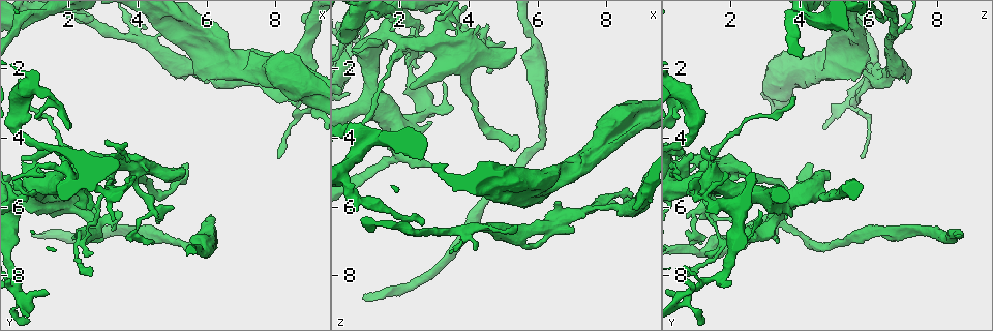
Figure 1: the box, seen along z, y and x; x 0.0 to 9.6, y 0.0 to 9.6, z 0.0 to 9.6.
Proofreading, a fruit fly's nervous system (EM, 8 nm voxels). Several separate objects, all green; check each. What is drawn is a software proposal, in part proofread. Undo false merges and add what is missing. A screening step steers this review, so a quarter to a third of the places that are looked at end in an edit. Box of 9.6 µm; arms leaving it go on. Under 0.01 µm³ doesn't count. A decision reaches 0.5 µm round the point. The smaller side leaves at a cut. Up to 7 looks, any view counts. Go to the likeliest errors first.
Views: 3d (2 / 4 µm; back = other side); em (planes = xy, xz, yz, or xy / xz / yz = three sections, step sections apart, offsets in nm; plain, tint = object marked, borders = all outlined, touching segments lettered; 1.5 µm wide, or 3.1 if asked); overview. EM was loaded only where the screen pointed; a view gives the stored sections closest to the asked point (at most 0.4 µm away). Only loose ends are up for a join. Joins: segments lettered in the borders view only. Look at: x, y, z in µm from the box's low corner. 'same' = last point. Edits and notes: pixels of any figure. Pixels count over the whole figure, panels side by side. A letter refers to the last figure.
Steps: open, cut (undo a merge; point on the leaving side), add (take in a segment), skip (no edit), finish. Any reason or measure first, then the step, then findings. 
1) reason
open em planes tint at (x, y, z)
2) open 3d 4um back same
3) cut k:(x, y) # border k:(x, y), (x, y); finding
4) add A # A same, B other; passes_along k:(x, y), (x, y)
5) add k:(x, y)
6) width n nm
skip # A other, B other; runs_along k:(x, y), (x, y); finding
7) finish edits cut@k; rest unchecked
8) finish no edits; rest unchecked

an open end
open 3d 2um at (1.00, 6.80, 8.60)

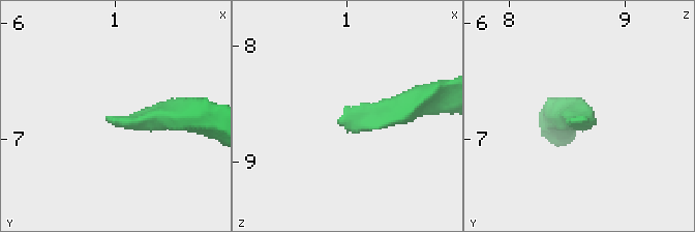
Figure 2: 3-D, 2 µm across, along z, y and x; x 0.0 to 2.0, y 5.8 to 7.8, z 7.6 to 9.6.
open em xy step 8 borders at (0.94, 6.84, 8.68)

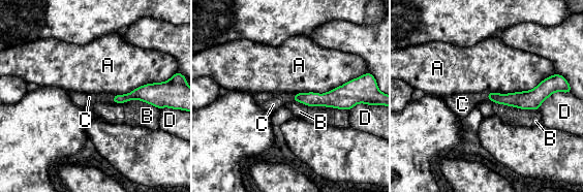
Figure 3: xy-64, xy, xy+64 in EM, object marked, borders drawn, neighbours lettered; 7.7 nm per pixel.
open em planes borders same

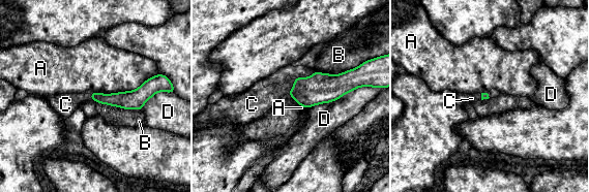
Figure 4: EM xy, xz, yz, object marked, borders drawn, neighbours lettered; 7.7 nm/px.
add C # A other, B other, C same, D other; passes_along 4:(320, 88), (293, 86), (264, 98); the cell continues

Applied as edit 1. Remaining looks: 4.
open overview

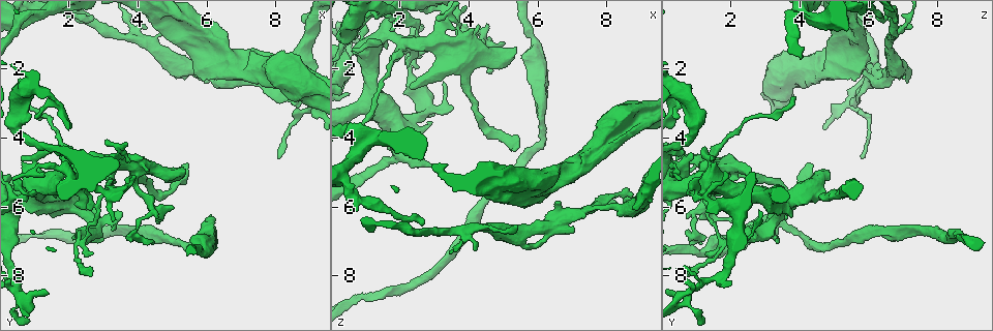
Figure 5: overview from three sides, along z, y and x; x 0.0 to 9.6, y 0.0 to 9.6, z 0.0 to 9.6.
abrupt turn
open 3d 4um at (3.85, 1.10, 6.65)

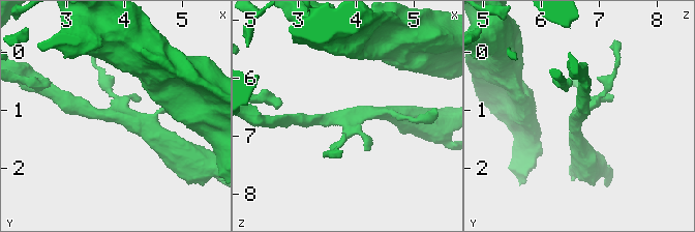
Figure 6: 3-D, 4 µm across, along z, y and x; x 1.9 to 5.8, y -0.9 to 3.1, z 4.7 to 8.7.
now the EM
open em xz step 8 borders at (3.90, 1.15, 6.70)

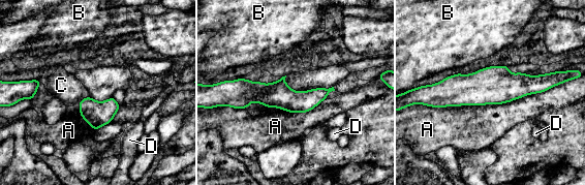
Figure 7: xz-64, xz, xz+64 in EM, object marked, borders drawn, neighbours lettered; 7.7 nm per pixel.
skip # A other, B other, C other, D other; border 7:(564, 82), (507, 102), (425, 105); one cell here

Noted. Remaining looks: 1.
finish edits add@4; rest unchecked

